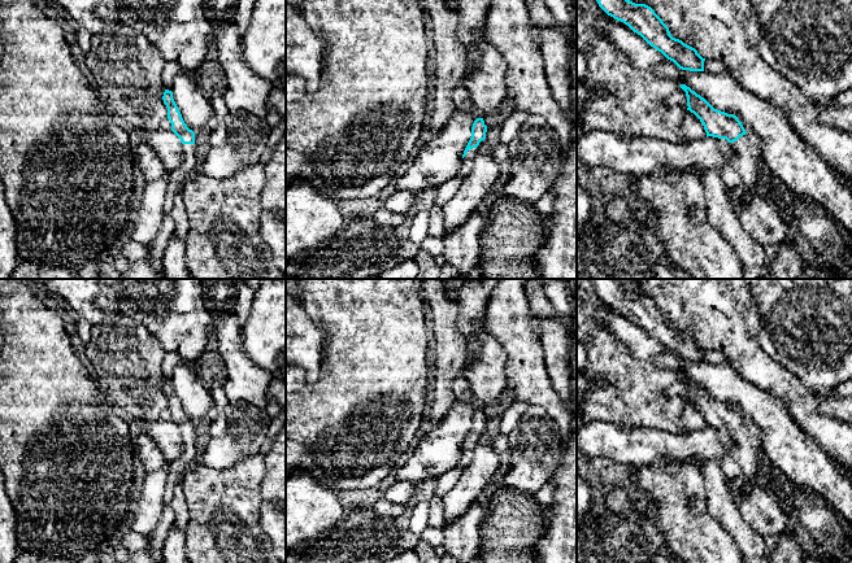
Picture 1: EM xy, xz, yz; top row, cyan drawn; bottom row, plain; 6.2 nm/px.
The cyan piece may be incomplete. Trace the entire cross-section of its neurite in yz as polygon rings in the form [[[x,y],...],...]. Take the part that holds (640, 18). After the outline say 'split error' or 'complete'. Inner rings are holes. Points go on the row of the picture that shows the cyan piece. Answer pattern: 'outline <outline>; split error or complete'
outline [[[596,0],[599,6],[610,17],[627,25],[651,47],[661,52],[679,69],[704,71],[704,61],[697,51],[670,35],[669,27],[645,4],[630,0]]]; complete

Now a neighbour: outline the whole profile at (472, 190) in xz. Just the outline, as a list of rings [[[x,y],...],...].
[[[484,147],[473,160],[469,175],[460,180],[456,195],[442,208],[444,234],[460,227],[490,193],[500,175],[500,165]]]

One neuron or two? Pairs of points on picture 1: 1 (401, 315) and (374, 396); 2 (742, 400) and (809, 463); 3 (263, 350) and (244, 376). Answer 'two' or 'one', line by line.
1: one
2: one
3: two

